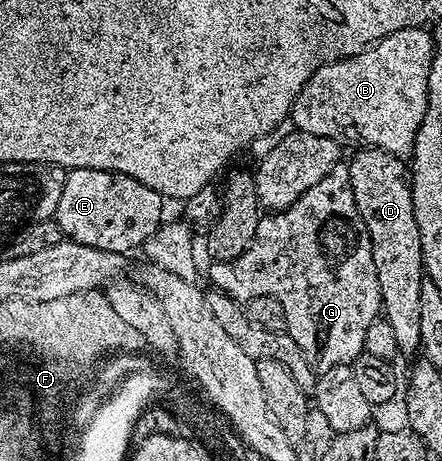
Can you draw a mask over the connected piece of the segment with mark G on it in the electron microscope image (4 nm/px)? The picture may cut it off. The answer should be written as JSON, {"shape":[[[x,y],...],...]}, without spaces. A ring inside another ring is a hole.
{"shape":[[[346,165],[333,168],[329,177],[321,177],[321,181],[317,181],[317,185],[313,185],[313,189],[301,193],[301,197],[297,197],[297,201],[293,201],[293,205],[289,205],[284,211],[264,214],[257,225],[255,240],[245,249],[243,255],[231,262],[216,262],[211,268],[213,268],[211,279],[215,282],[212,284],[219,289],[228,286],[227,279],[256,279],[259,282],[260,293],[279,302],[279,307],[283,310],[284,325],[282,324],[282,326],[285,328],[285,334],[293,337],[293,341],[297,341],[297,349],[301,349],[305,361],[309,361],[311,370],[316,373],[324,373],[335,367],[354,364],[355,360],[364,354],[365,335],[369,333],[369,327],[375,323],[376,319],[380,318],[383,309],[381,285],[377,285],[377,265],[373,265],[373,245],[369,241],[369,229],[365,229],[365,221],[361,217],[361,213],[357,213],[357,201],[353,197],[353,181],[349,177],[349,169]],[[323,203],[327,203],[327,211],[319,211],[322,209]]]}

